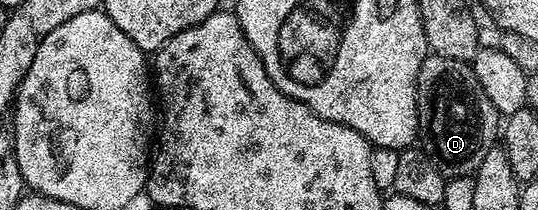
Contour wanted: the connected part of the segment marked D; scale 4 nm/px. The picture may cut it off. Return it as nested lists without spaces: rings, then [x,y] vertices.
[[[432,52],[425,55],[417,77],[417,129],[425,155],[439,168],[439,172],[444,174],[446,179],[476,175],[479,164],[483,164],[483,156],[487,156],[487,152],[498,141],[499,115],[495,104],[487,100],[483,84],[475,80],[475,72],[470,63],[447,60],[447,56],[439,56]]]

